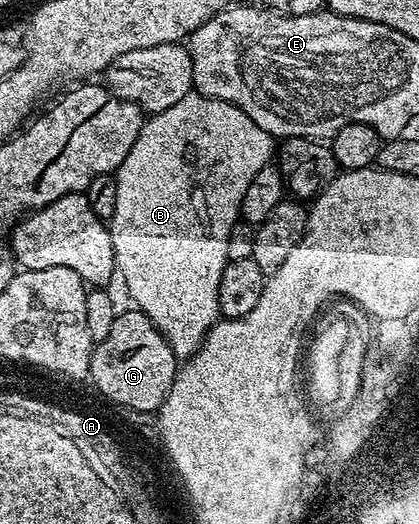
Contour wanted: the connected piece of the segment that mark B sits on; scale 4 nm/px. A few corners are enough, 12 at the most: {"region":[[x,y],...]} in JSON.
{"region":[[191,94],[143,123],[108,221],[137,311],[190,352],[275,137]]}

